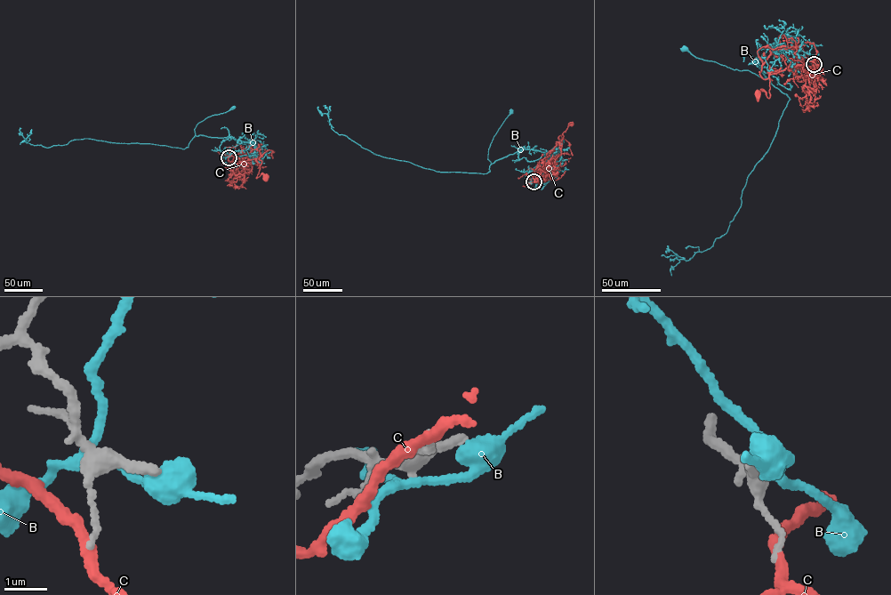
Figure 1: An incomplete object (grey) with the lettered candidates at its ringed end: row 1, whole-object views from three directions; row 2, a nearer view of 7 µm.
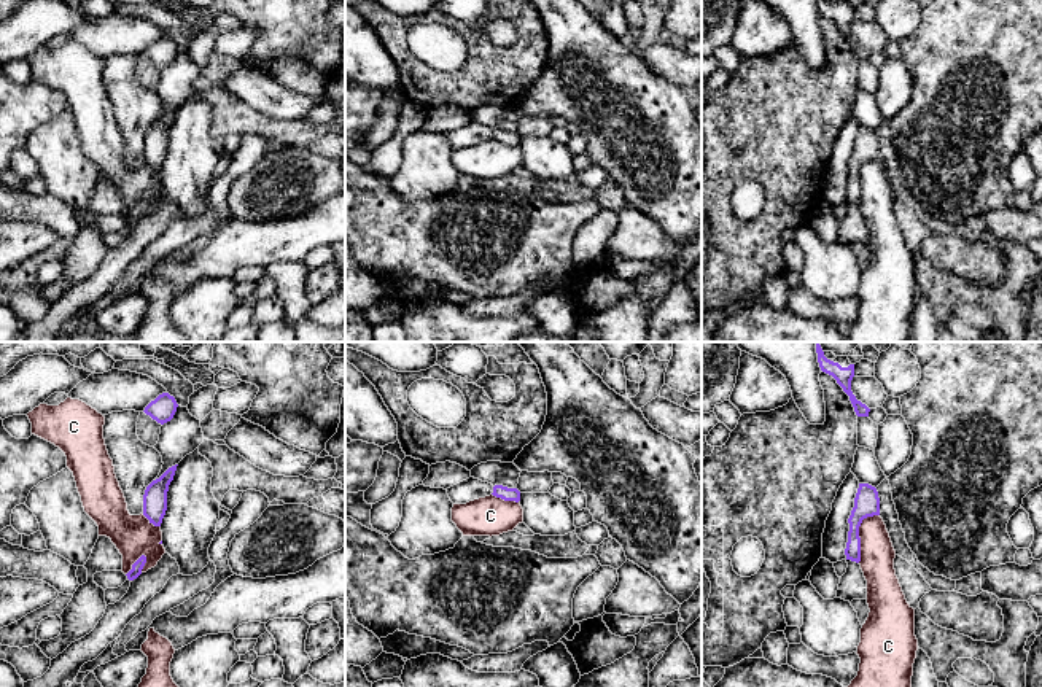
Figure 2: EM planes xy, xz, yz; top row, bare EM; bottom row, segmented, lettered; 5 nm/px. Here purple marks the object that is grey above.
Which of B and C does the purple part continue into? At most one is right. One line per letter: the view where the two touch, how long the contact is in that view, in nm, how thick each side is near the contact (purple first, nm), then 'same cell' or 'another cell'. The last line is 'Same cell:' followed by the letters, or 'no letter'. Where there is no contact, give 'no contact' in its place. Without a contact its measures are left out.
B: no contact | another cell
C: yz | 260 nm | 130/180 nm | another cell
Same cell: no letter

